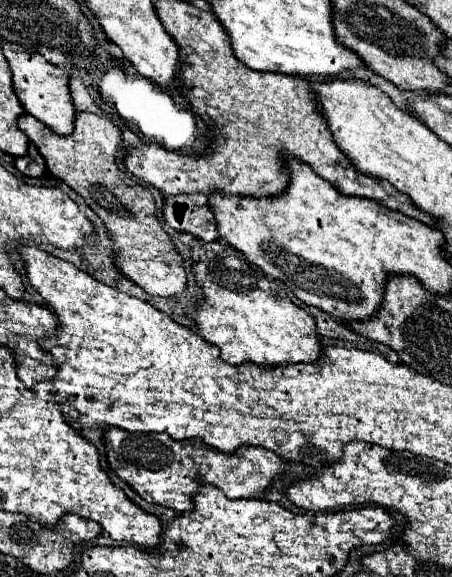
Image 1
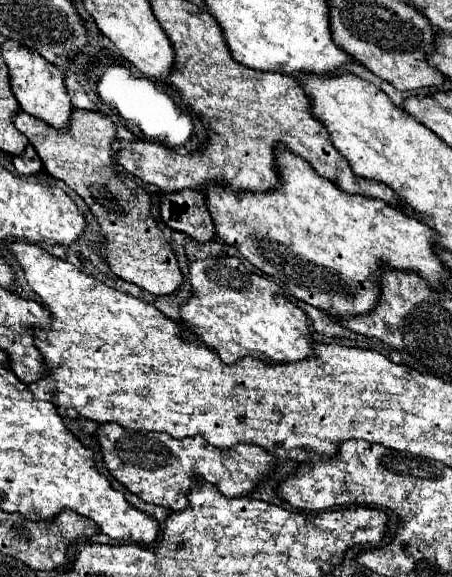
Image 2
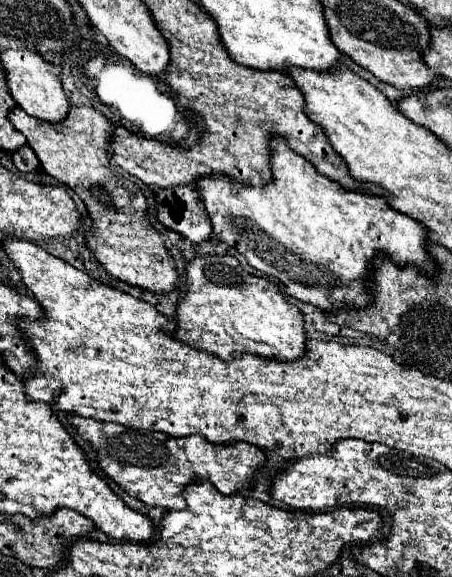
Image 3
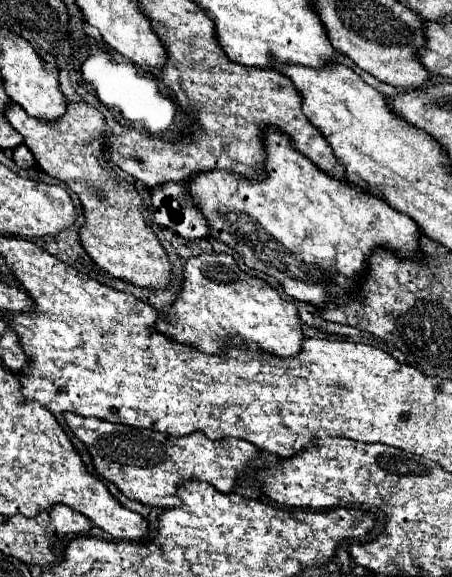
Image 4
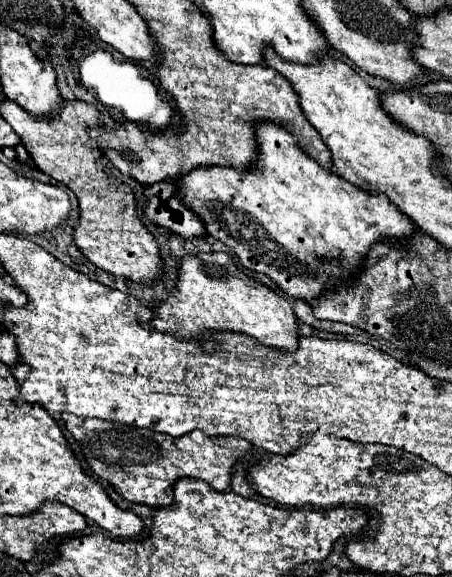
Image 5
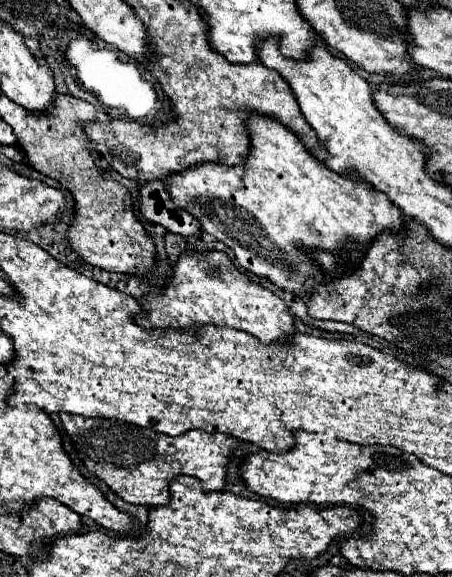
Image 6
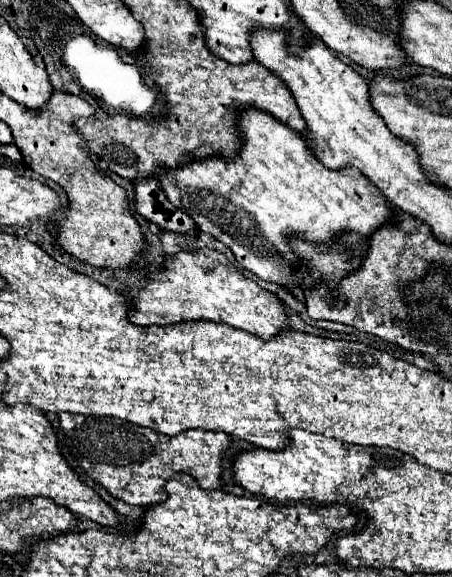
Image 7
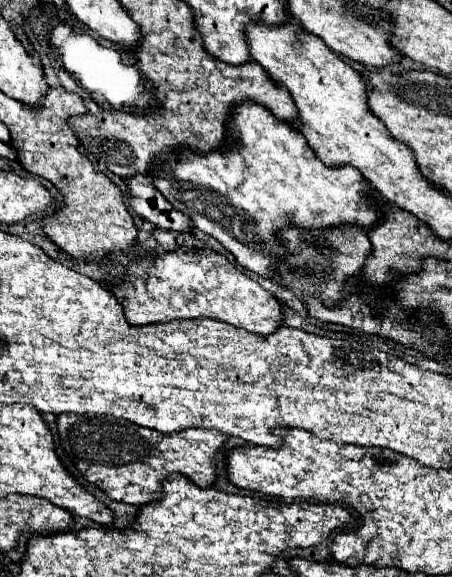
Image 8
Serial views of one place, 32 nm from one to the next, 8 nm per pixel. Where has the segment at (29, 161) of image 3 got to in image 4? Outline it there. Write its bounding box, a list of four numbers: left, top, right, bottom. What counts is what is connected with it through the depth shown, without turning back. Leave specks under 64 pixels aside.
[14,146,36,168]

